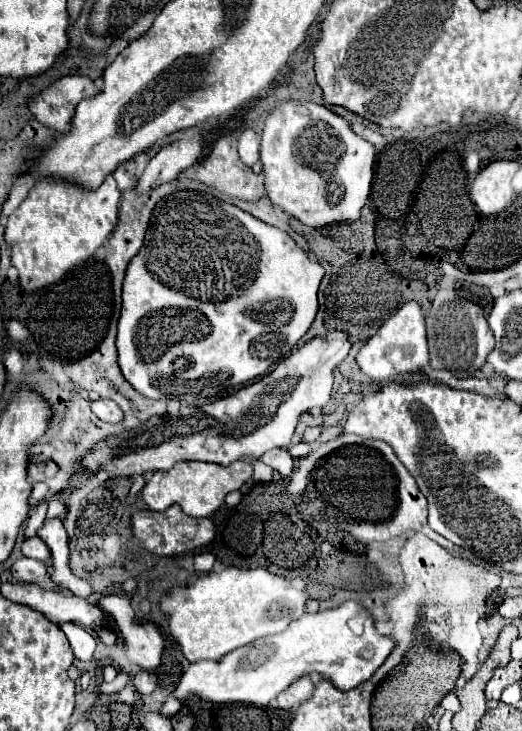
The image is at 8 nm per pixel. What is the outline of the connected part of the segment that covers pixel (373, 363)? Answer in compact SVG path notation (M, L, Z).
M407 302L403 304L379 330L375 336L369 338L369 342L363 344L363 348L357 354L357 364L373 380L395 380L397 376L405 372L423 372L431 380L439 380L447 386L461 388L461 390L471 390L471 392L481 392L485 396L495 396L499 394L489 386L487 380L481 378L463 378L459 380L457 376L451 376L449 372L443 370L433 370L429 366L429 352L427 352L427 338L425 338L425 314L417 302Z

